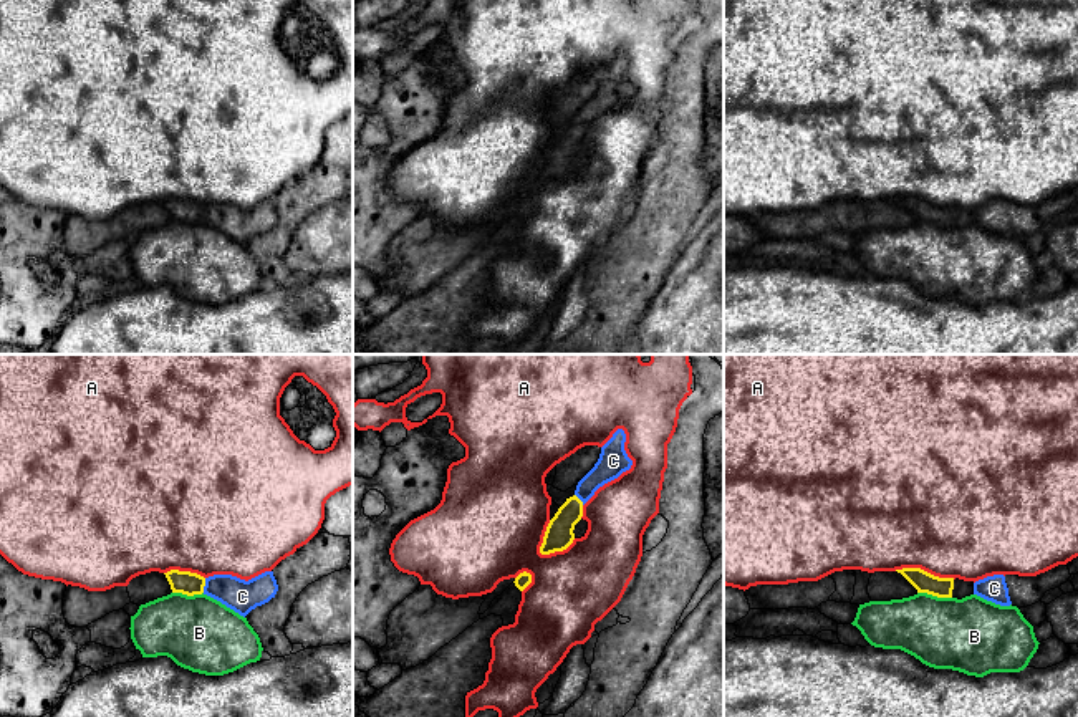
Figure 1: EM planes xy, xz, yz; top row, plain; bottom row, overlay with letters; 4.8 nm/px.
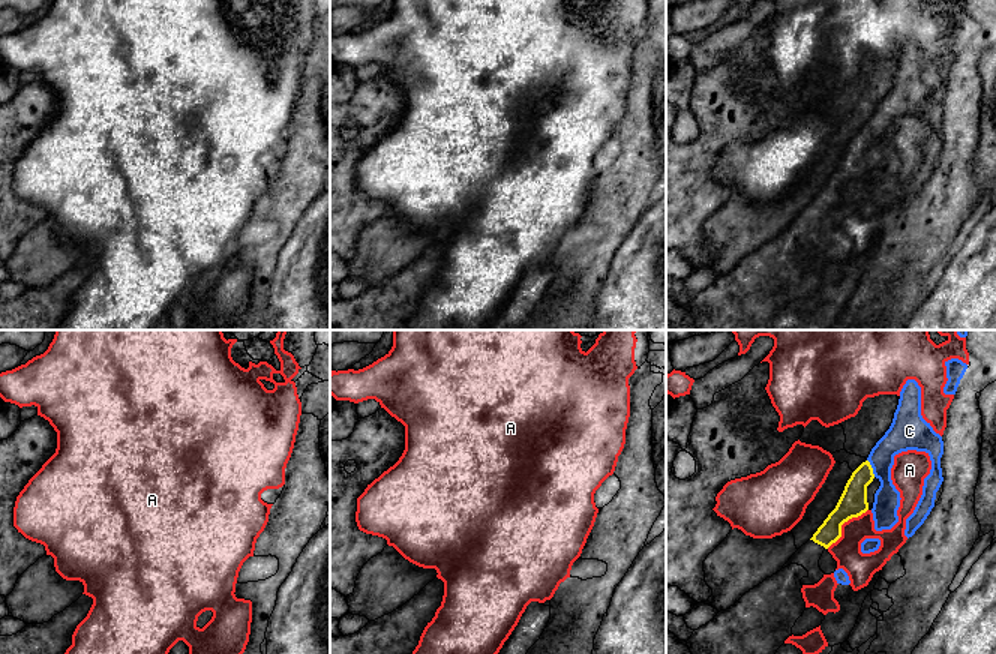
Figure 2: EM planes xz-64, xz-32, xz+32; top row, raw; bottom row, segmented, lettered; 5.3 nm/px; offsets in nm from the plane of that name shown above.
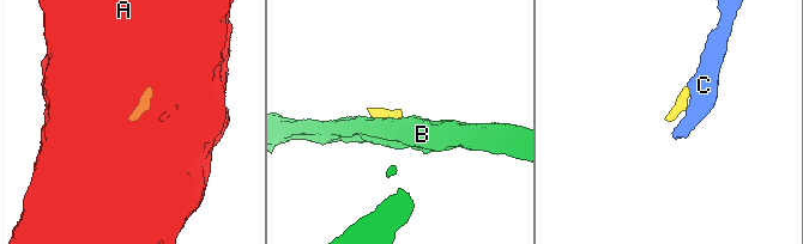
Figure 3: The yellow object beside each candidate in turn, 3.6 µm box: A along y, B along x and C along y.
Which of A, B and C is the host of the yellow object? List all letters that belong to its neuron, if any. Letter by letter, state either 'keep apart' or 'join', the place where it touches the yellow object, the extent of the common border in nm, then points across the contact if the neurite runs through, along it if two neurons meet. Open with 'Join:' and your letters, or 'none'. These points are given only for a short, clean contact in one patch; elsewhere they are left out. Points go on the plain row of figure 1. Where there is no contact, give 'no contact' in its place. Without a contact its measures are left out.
Join: C
A: keep apart | xz (557, 179) | 200 nm
B: keep apart | yz (934, 224) | 170 nm | along yz (918, 221), (951, 227)
C: join | xy (204, 214) | 70 nm

